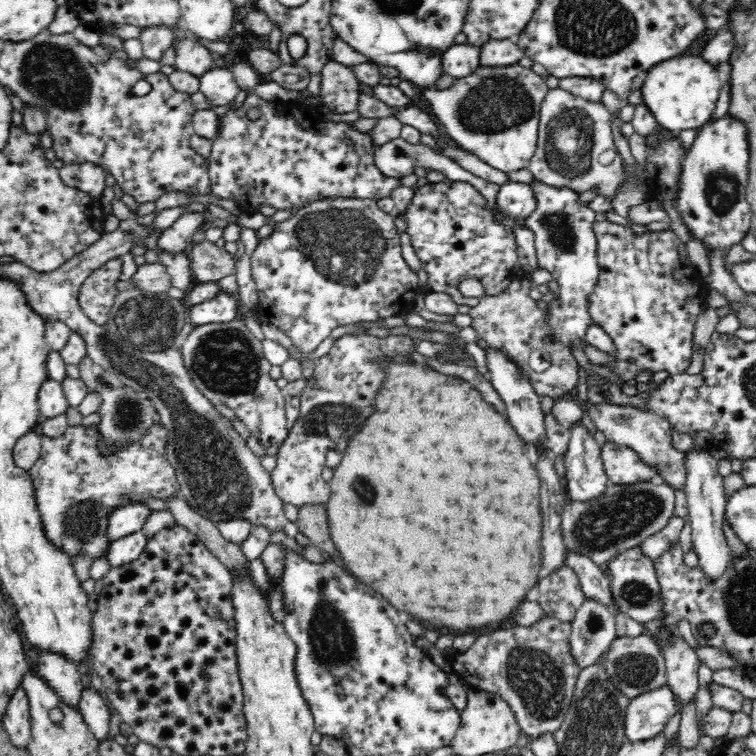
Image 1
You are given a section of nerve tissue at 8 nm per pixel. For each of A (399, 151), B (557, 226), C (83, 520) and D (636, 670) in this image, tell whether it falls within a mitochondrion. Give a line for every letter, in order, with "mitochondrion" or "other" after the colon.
A: mitochondrion
B: mitochondrion
C: mitochondrion
D: mitochondrion

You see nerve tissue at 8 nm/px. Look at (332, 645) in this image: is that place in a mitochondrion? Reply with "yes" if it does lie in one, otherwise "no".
yes

